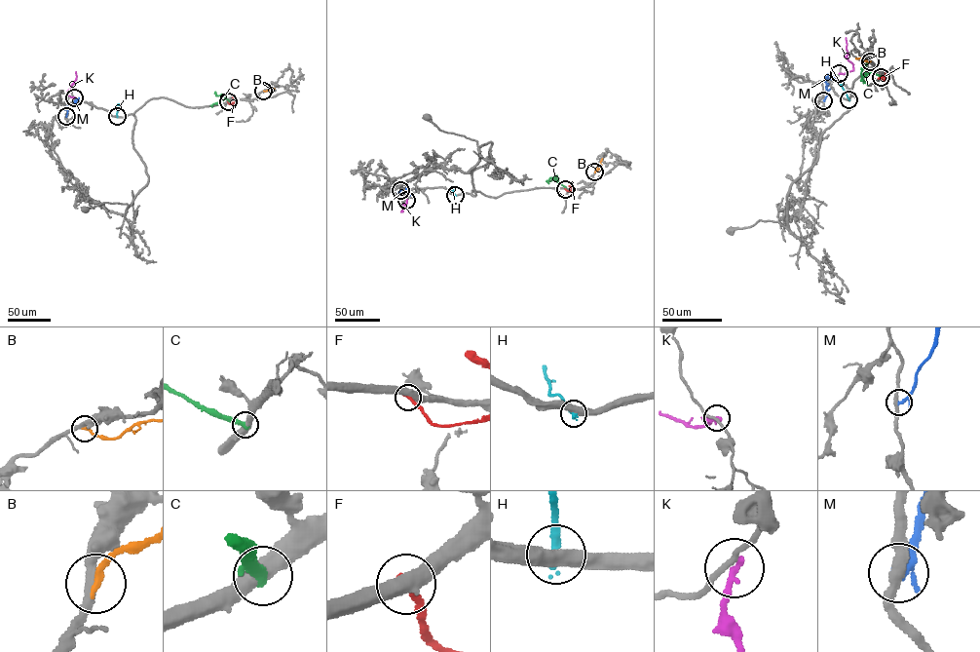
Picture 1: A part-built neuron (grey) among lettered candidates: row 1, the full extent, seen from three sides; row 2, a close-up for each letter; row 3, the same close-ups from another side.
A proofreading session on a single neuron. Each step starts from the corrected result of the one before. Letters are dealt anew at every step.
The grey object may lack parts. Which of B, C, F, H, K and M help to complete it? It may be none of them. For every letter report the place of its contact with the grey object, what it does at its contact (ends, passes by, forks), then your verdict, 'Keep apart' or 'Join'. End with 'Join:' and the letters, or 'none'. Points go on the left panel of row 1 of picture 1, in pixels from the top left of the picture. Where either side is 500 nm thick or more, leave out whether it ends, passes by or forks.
B: Touches grey at (263, 91). It ends there. Keep apart
C: Touches grey at (229, 101). Keep apart
F: Touches grey at (228, 101). It ends there. Keep apart
H: Touches grey at (117, 116). It ends there. Keep apart
K: Touches grey at (74, 97). It ends there. Keep apart
M: Touches grey at (66, 116). It passes by. Keep apart
Join: none

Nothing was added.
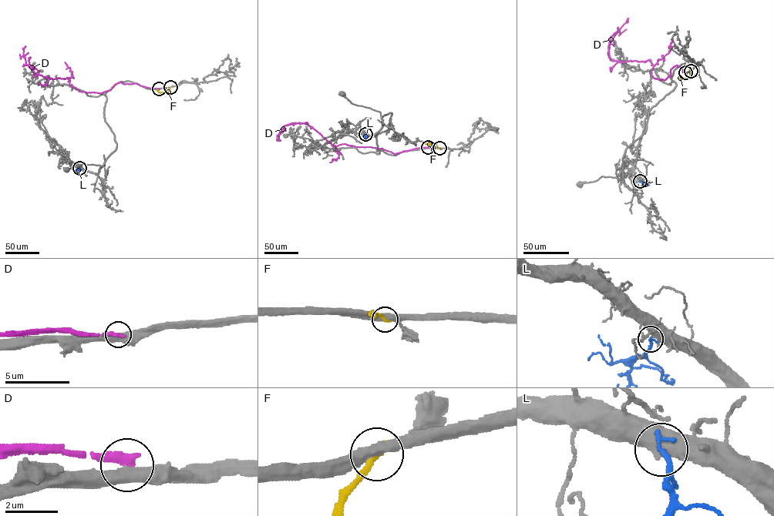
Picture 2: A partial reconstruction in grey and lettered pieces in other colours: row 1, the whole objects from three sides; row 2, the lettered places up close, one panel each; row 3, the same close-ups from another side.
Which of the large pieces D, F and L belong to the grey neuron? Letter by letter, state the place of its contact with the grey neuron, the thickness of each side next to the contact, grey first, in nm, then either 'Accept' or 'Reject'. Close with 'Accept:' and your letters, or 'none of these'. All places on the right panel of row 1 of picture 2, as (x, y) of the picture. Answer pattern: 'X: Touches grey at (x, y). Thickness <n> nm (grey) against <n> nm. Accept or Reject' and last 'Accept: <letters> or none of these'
D: Touches grey at (685, 72). Thickness 500 nm (grey) against 360 nm. Reject
F: Touches grey at (691, 71). Thickness 440 nm (grey) against 240 nm. Reject
L: Touches grey at (640, 181). Thickness 420 nm (grey) against 240 nm. Accept
Accept: L

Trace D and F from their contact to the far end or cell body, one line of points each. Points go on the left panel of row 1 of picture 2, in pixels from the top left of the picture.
D: (159, 88), (119, 82), (101, 93), (79, 92), (67, 78), (52, 79), (35, 74), (24, 57), (25, 46)
F: (170, 87), (166, 92), (157, 91)

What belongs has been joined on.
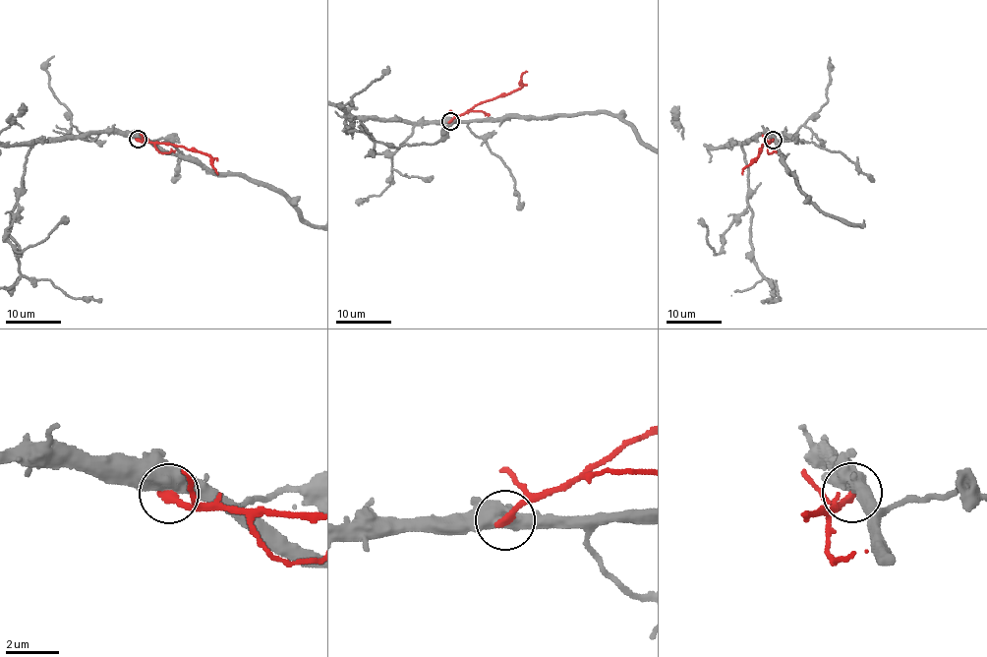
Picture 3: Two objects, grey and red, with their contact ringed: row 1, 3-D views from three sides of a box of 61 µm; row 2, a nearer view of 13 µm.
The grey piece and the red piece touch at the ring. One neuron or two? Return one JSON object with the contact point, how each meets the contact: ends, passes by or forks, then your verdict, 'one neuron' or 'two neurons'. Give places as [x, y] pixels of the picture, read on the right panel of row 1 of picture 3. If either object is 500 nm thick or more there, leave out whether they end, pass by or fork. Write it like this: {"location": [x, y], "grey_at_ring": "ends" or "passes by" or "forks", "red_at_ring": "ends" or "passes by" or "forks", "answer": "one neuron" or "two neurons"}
{"location": [773, 140], "answer": "two neurons"}

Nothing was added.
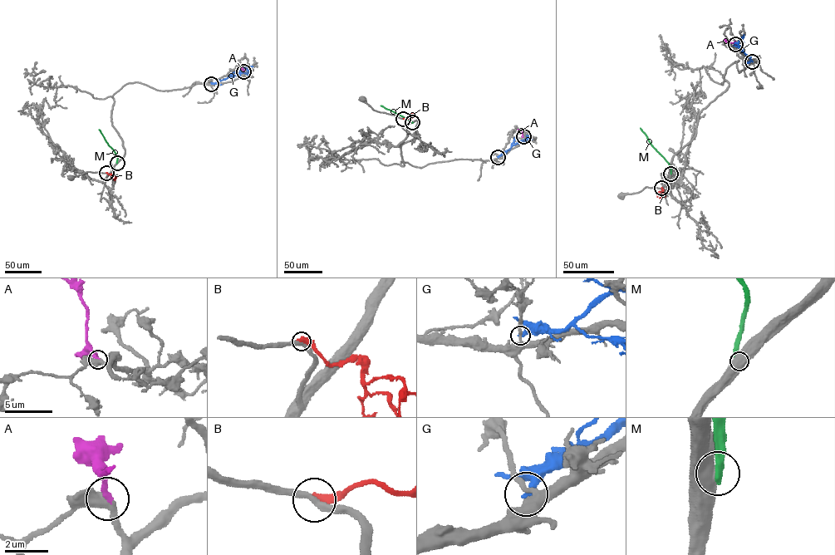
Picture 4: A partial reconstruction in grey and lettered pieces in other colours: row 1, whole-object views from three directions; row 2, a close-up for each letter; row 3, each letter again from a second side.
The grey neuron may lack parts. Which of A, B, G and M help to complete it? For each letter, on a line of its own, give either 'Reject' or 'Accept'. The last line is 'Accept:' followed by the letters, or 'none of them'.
A: Accept
B: Reject
G: Reject
M: Reject
Accept: A

